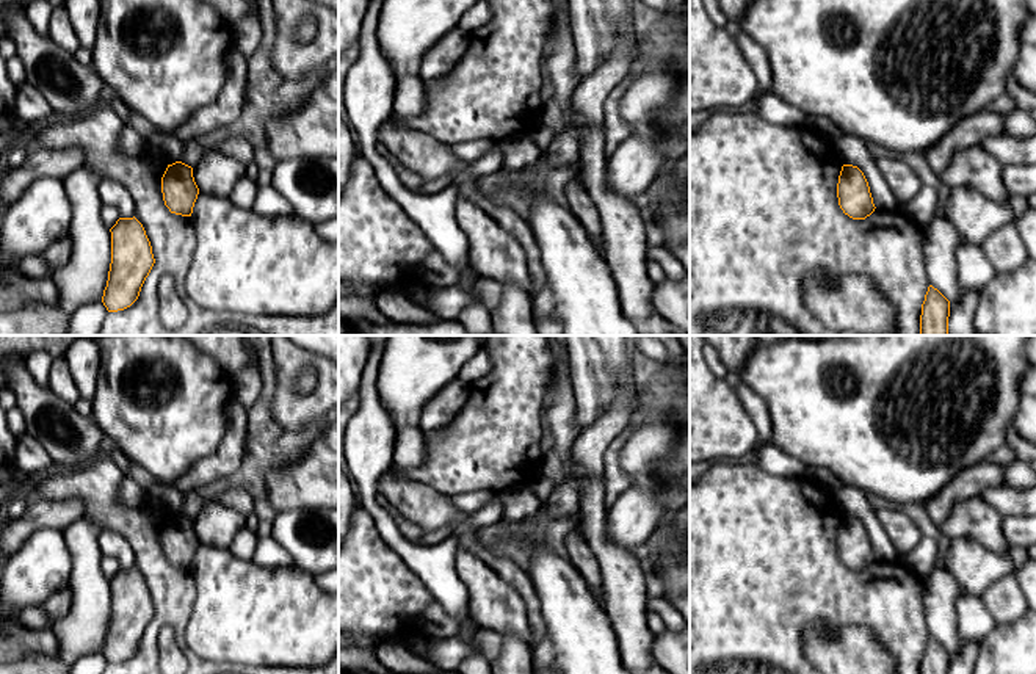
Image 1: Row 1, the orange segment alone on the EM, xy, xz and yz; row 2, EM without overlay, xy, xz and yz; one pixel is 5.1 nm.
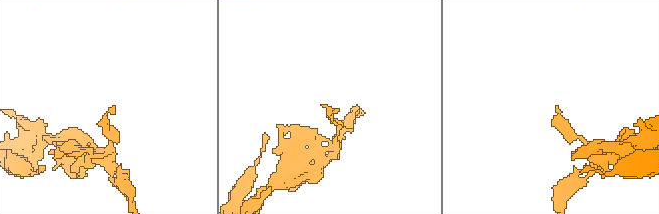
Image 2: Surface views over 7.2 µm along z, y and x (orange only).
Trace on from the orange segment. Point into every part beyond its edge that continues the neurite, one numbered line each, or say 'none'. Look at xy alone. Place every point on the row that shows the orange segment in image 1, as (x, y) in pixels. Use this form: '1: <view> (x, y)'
none

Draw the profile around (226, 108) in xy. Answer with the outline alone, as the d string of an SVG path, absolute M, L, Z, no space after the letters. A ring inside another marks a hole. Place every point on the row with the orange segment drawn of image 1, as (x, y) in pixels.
M232 44L226 55L226 83L219 96L215 102L190 114L172 135L188 143L235 122L243 110L248 72L248 60Z

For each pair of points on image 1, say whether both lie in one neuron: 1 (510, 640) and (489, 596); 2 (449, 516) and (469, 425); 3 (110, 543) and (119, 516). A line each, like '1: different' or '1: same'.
1: different
2: different
3: different

